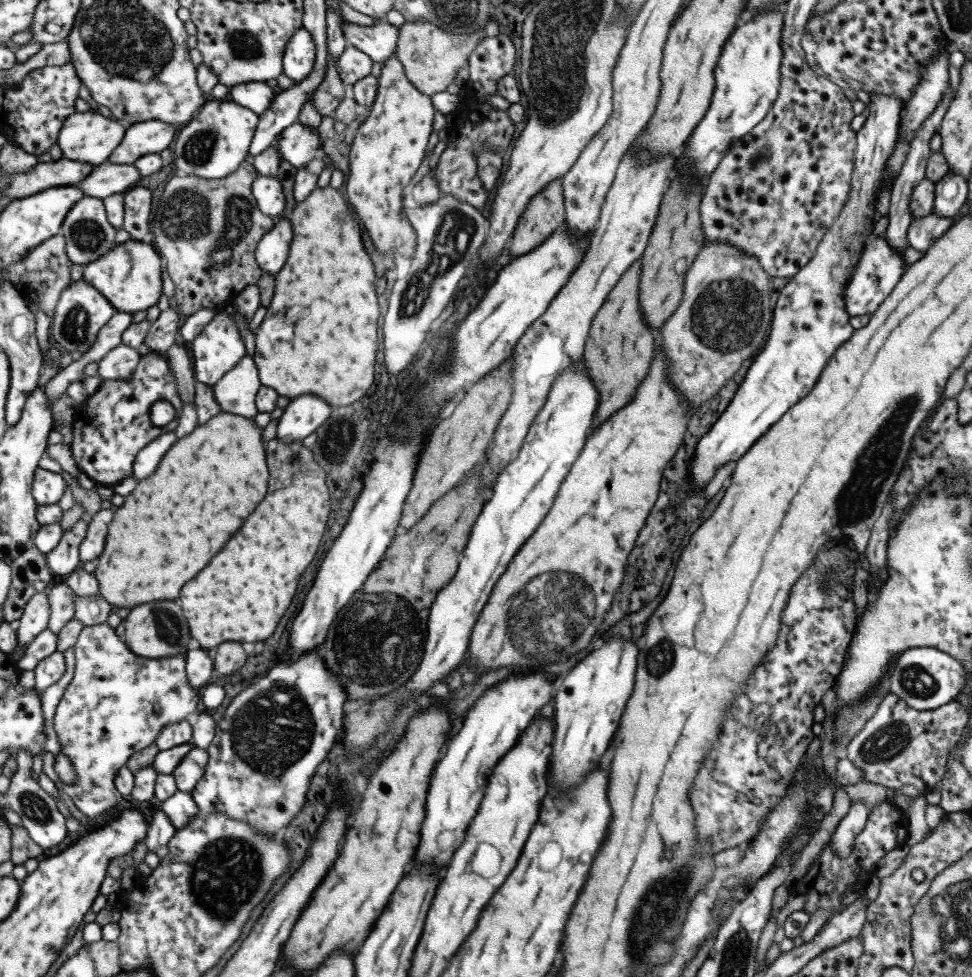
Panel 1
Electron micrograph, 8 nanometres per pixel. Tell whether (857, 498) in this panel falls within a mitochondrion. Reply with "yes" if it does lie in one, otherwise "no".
yes

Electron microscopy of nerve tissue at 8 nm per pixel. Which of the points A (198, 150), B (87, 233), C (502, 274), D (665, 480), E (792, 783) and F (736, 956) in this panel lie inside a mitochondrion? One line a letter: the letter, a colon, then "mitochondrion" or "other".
A: mitochondrion
B: mitochondrion
C: other
D: other
E: other
F: mitochondrion

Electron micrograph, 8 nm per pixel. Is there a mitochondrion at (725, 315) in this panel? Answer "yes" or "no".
yes

